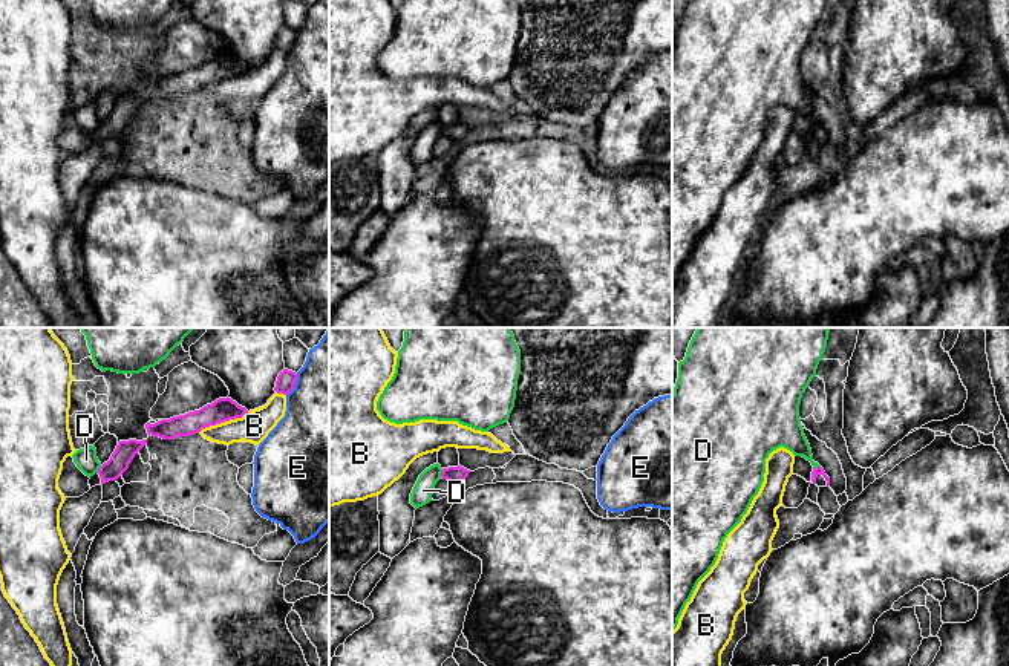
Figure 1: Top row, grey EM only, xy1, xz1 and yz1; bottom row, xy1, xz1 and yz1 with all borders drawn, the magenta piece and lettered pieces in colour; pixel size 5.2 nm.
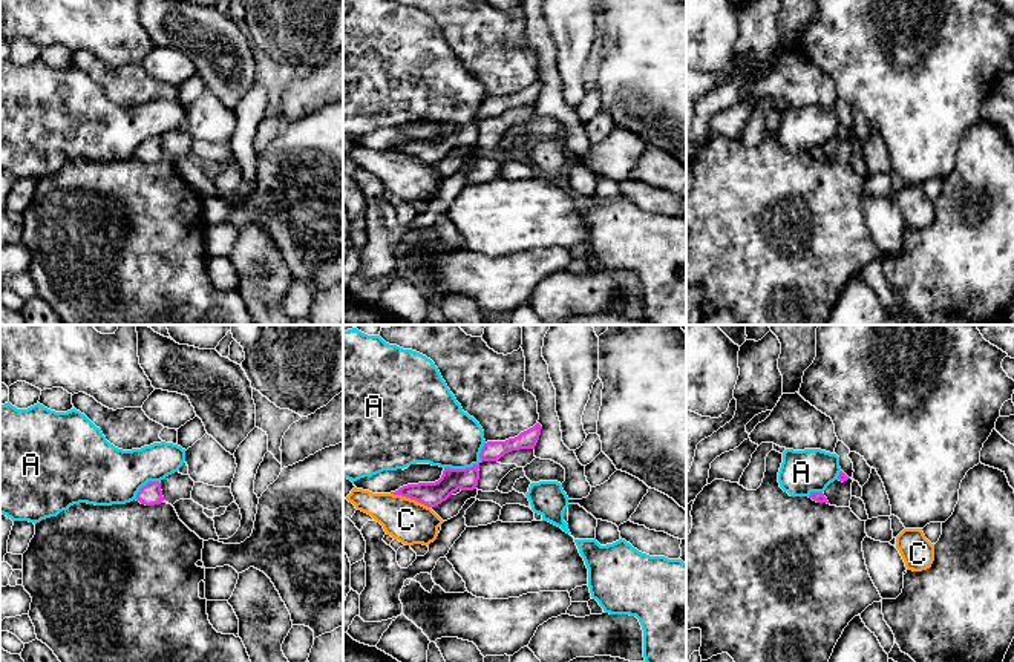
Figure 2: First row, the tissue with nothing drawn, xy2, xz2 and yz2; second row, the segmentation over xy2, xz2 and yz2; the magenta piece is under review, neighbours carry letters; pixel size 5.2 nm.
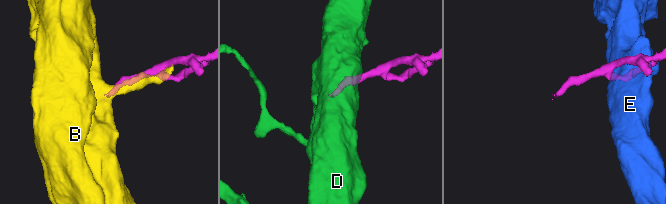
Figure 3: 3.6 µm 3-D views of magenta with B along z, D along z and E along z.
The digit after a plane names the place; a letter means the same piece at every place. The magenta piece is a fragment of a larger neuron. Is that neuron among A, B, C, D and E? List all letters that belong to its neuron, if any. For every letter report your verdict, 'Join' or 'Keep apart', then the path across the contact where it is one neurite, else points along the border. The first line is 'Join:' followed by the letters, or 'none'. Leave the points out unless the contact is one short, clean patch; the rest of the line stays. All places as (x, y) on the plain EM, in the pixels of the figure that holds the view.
Join: none
A: Keep apart. Boundary: xz2 (484, 98), (477, 120), (464, 124), (444, 124)
B: Keep apart
C: Keep apart. Boundary: xz2 (391, 149), (409, 154), (429, 164)
D: Keep apart. Boundary: xz1 (443, 126), (440, 133)
E: Keep apart

